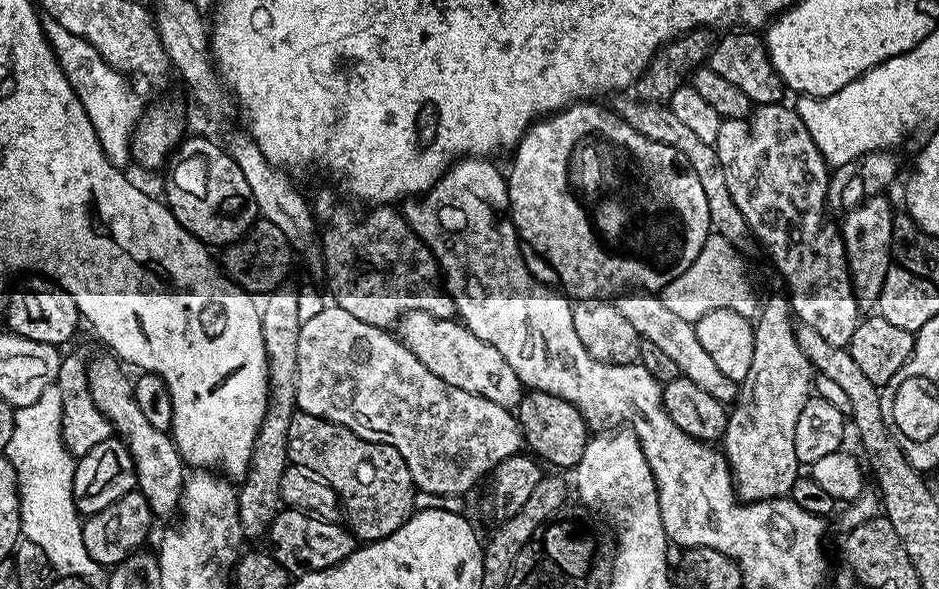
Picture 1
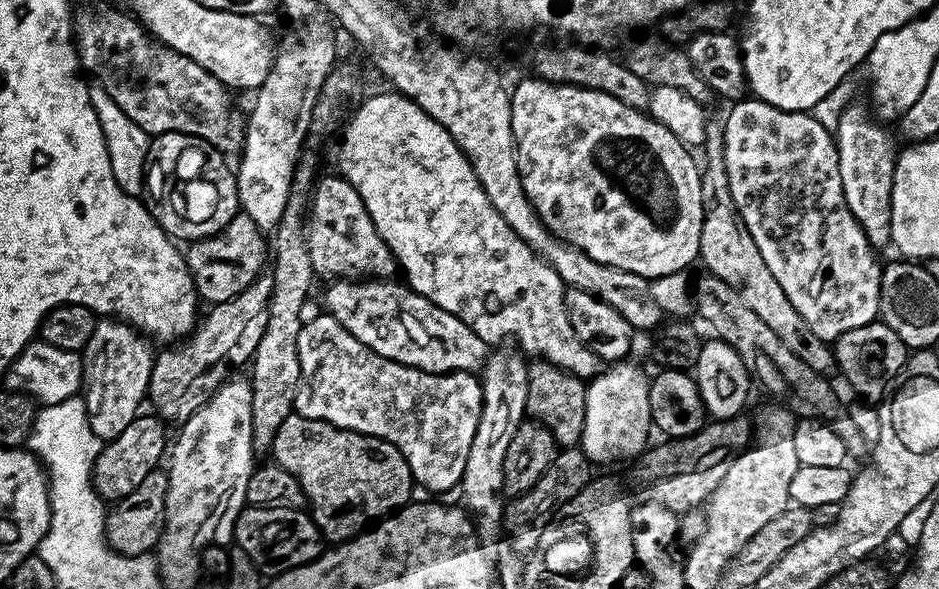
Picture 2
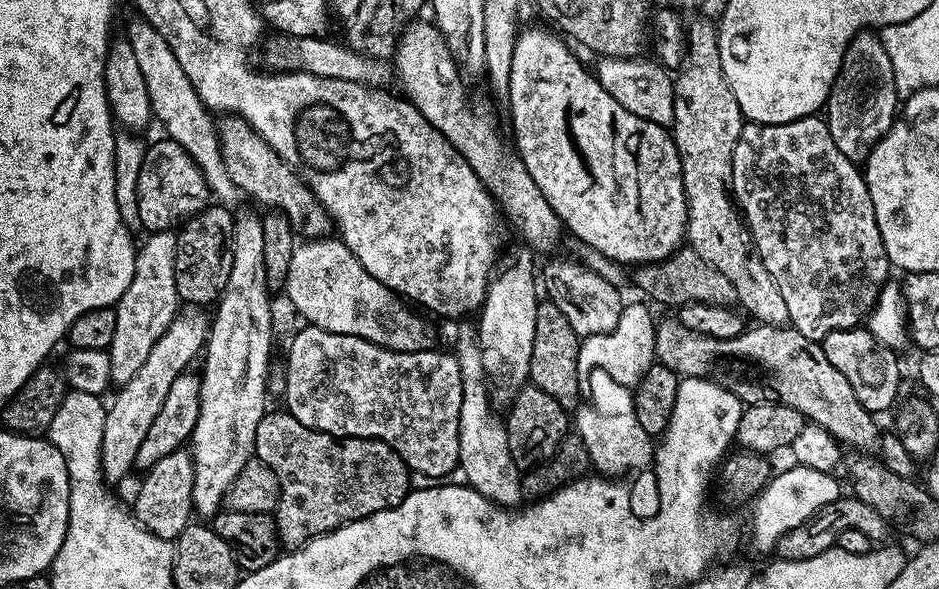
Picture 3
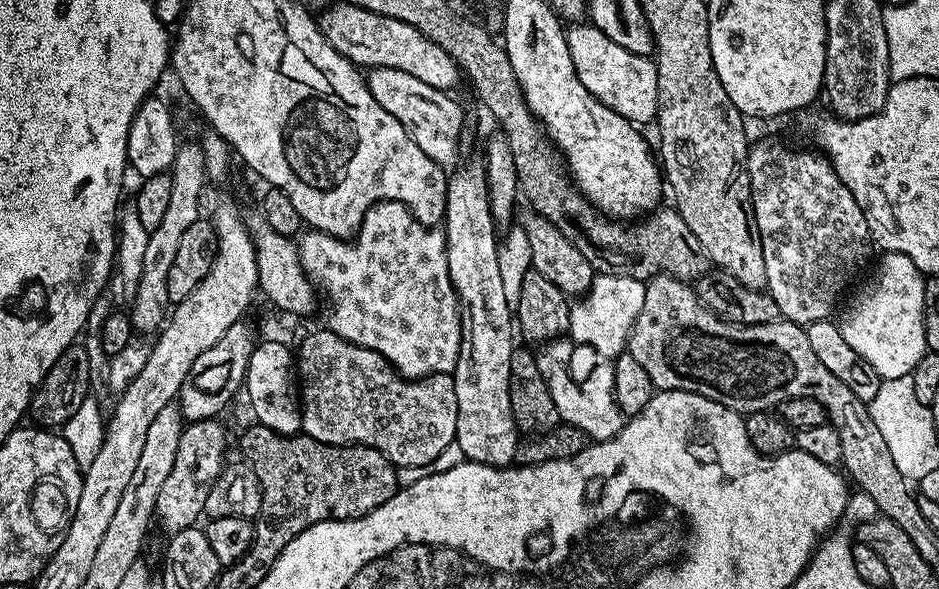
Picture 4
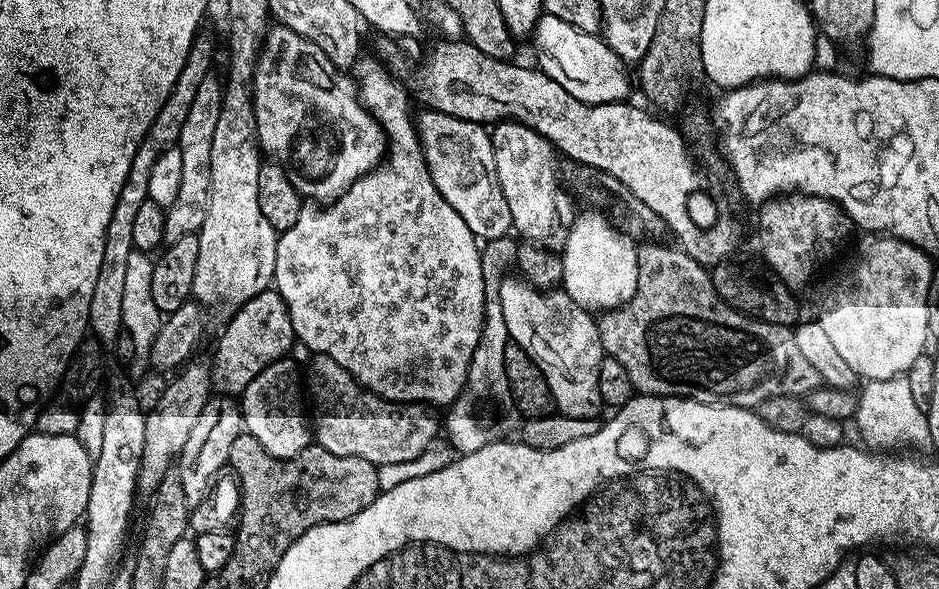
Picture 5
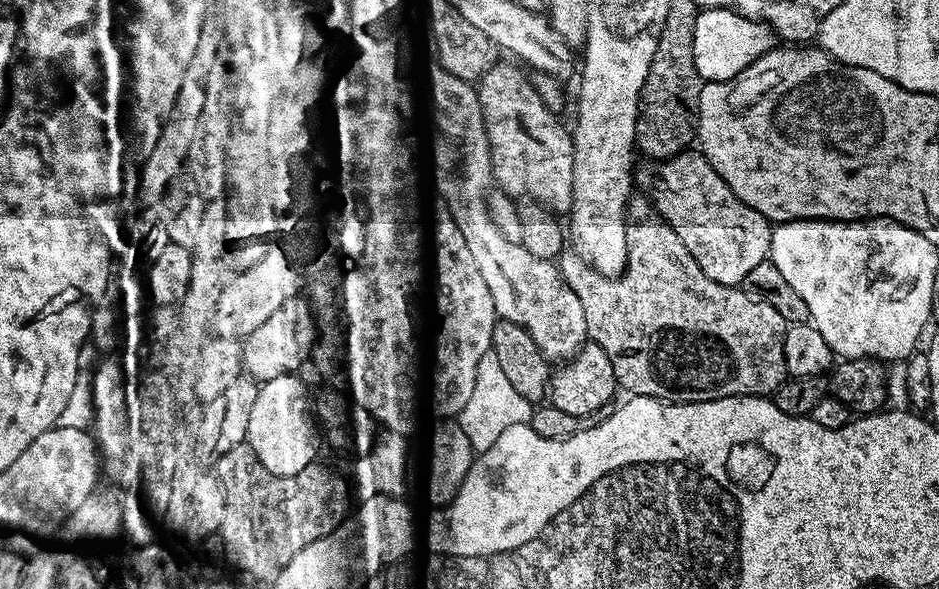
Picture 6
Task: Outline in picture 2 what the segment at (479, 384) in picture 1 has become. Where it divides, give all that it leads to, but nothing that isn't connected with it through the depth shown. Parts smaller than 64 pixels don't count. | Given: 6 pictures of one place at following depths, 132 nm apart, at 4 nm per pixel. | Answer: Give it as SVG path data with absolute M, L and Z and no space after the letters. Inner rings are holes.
M340 278L324 292L324 304L327 315L341 324L358 342L362 342L370 350L382 354L382 358L417 368L423 372L471 372L479 373L487 359L490 348L485 344L466 322L462 322L454 314L442 310L434 302L430 302L422 294L409 288L407 283L395 284L392 280L376 280L377 278Z

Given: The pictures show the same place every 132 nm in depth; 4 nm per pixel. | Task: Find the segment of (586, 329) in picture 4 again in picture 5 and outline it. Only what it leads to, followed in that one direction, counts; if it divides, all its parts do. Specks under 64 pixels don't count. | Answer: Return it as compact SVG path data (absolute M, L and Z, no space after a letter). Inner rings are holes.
M600 212L579 213L566 238L562 288L578 306L589 310L621 308L638 290L637 241L613 224Z

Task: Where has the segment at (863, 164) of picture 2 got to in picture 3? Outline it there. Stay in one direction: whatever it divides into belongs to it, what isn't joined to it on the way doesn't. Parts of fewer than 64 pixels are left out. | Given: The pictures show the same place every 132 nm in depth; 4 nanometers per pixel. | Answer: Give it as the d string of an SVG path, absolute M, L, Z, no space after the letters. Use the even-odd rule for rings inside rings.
M875 31L860 32L850 42L828 95L827 112L826 123L834 146L853 162L867 160L872 147L892 128L898 115L894 66L890 66L890 54L886 54L883 39Z

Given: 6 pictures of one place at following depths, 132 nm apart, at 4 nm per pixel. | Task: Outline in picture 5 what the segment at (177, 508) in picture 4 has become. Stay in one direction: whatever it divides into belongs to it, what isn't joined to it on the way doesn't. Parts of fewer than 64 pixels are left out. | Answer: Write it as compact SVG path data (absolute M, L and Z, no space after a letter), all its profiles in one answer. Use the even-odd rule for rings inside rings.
M216 394L206 402L202 414L198 414L198 423L190 429L190 438L186 438L186 446L182 446L178 457L178 473L188 505L195 506L206 498L216 475L225 471L230 442L240 436L243 428L242 408L233 397Z

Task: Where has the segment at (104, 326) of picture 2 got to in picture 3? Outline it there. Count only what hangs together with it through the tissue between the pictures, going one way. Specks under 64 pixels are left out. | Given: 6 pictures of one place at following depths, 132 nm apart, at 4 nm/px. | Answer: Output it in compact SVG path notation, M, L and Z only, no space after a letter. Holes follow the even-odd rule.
M172 230L153 232L145 244L139 245L134 266L134 279L114 305L116 325L112 343L108 345L108 363L112 365L111 379L117 385L124 385L134 378L134 374L146 362L156 340L177 319L176 304L176 239Z

